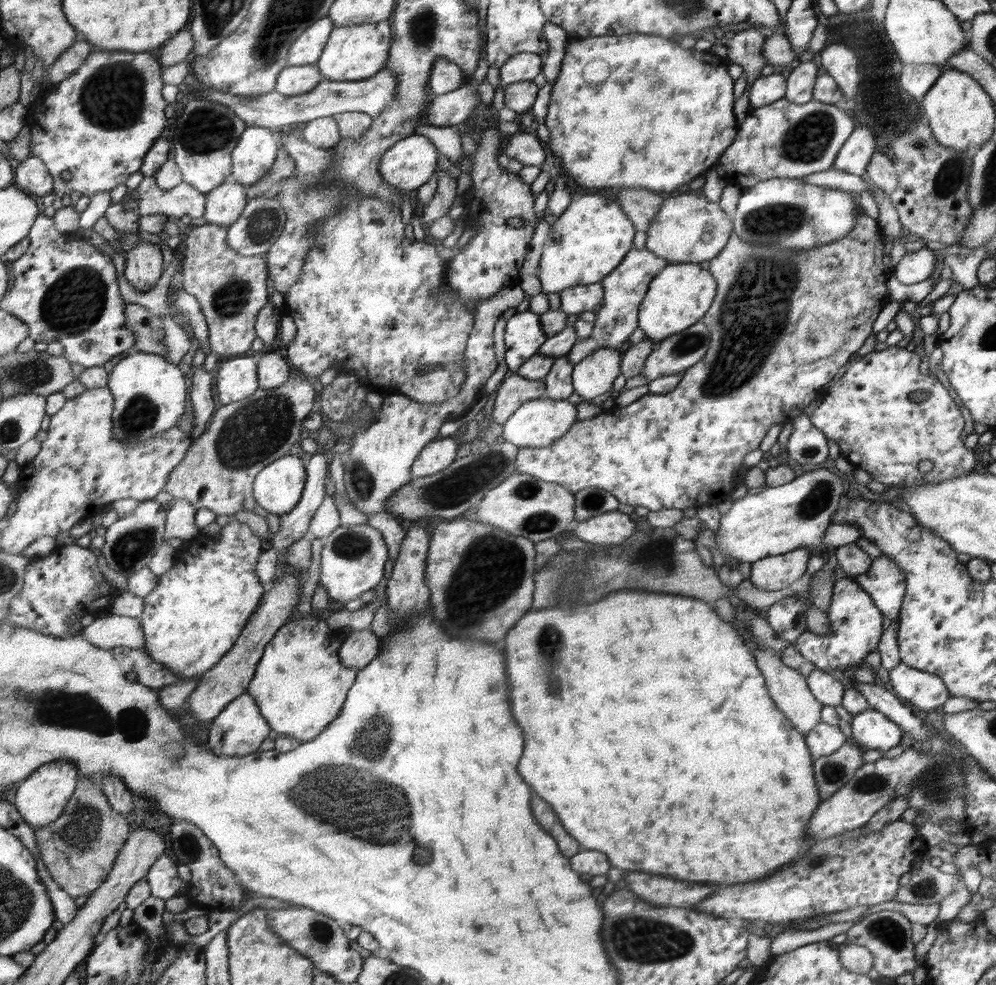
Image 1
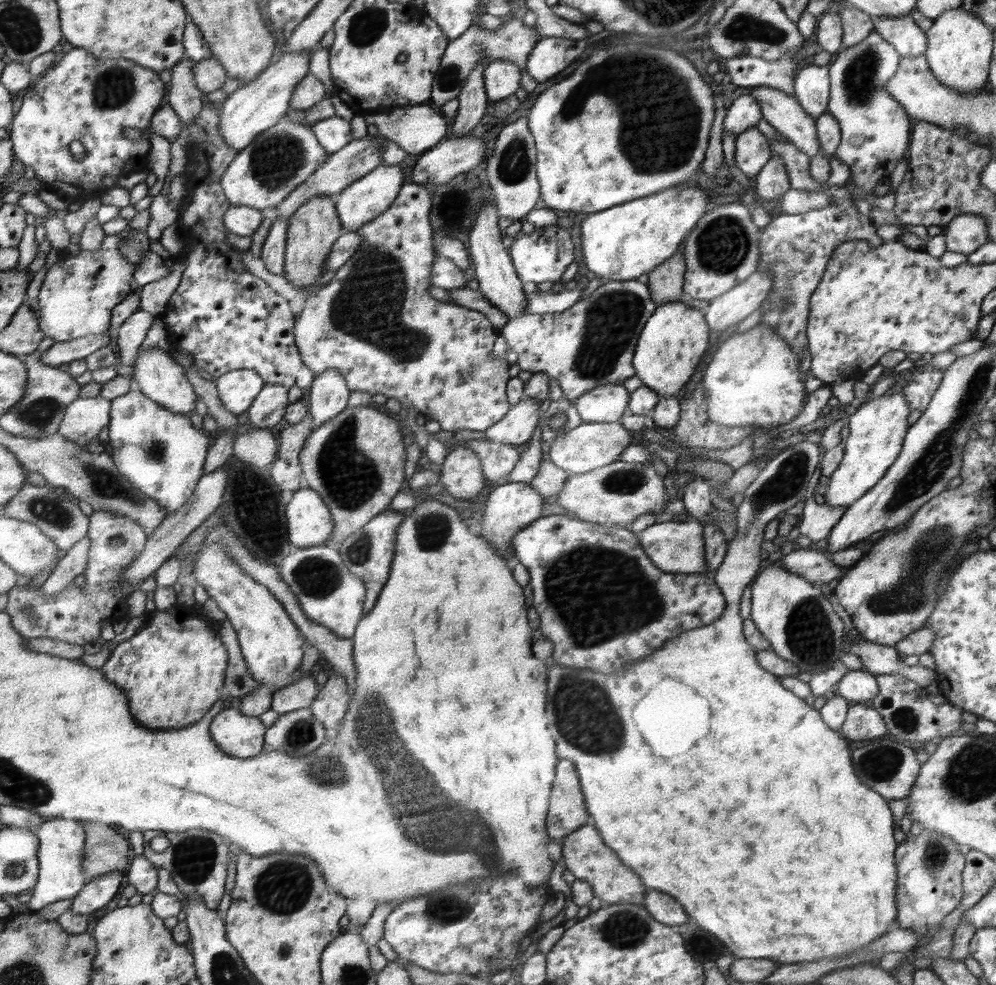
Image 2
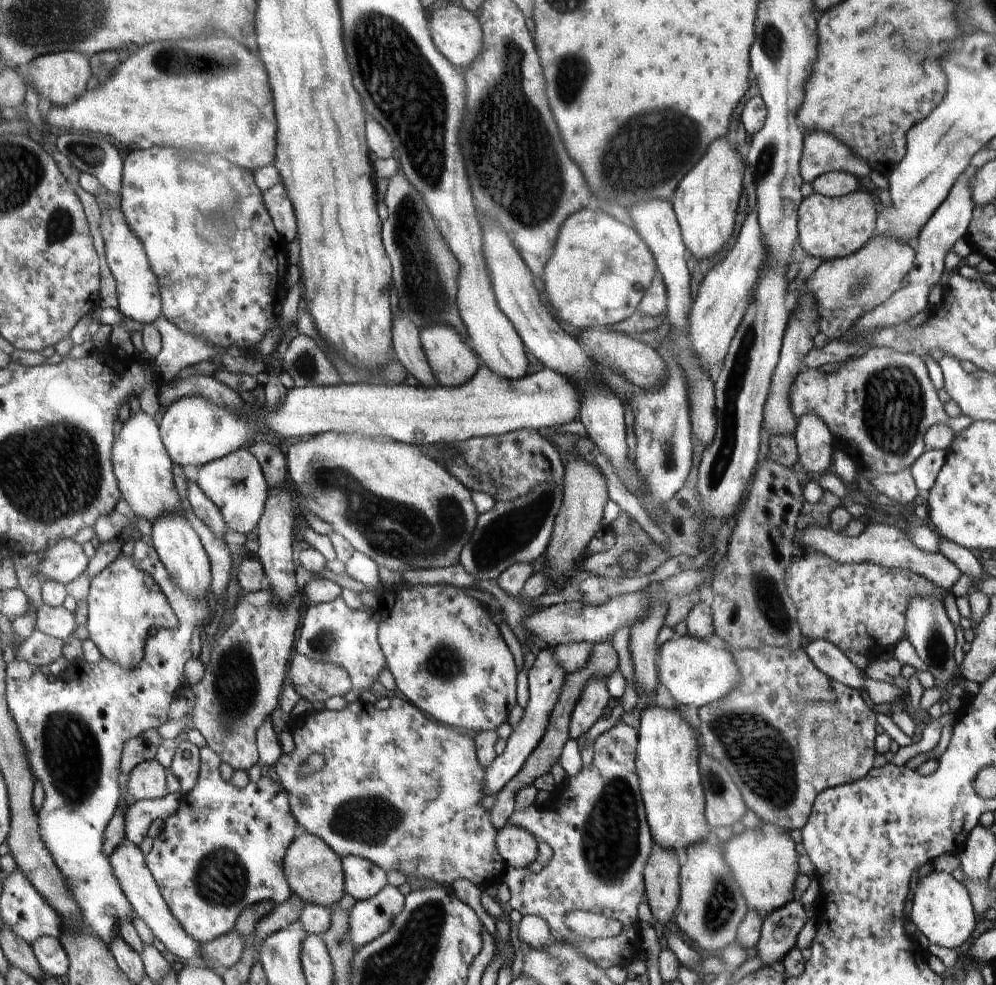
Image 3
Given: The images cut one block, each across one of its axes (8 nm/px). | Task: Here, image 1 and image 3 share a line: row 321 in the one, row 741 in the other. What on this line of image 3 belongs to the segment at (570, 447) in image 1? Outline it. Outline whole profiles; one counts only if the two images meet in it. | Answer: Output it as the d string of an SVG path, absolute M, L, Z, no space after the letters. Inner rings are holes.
M765 646L761 649L737 650L733 655L741 669L741 682L720 701L698 708L700 739L705 743L706 754L717 759L729 771L744 795L748 810L752 810L762 822L774 824L786 832L802 830L808 824L808 816L818 794L830 787L860 781L873 769L876 758L874 740L878 736L876 714L864 704L858 690L819 671L804 648L784 650ZM806 726L814 736L806 738L814 740L808 746L808 756L804 756L801 742L798 742Z

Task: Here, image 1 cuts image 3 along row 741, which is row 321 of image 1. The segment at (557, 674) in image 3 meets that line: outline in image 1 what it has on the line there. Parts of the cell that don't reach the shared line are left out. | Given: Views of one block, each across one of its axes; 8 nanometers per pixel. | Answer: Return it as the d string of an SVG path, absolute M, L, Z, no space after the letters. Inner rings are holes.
M529 310L516 312L507 320L504 342L506 346L505 361L512 372L538 353L542 344L546 343L546 335L542 331L540 315Z

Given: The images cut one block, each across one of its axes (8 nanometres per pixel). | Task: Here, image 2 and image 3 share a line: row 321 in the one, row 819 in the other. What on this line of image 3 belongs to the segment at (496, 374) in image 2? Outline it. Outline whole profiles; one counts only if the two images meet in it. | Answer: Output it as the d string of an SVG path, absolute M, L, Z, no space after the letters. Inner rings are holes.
M395 694L390 698L390 706L387 710L378 710L378 708L370 707L361 700L356 700L356 702L347 703L346 707L340 711L325 709L305 711L303 714L296 716L288 729L296 746L290 754L283 754L274 766L279 783L289 794L293 817L297 819L297 823L301 824L306 832L325 839L339 856L342 858L360 856L360 858L366 858L370 862L377 863L386 872L398 870L406 876L412 874L430 878L439 885L452 885L456 880L466 879L486 892L492 882L502 884L504 872L506 872L506 860L498 856L501 852L497 848L498 834L496 834L496 828L494 828L495 824L492 820L488 820L488 812L482 806L478 806L478 798L480 798L478 792L482 790L482 784L484 784L484 790L486 790L487 772L477 758L476 739L473 734L463 732L452 726L446 726L436 719L430 719L419 707L396 697ZM313 753L324 756L324 766L321 770L311 771L306 776L301 777L299 770L306 764L308 756Z

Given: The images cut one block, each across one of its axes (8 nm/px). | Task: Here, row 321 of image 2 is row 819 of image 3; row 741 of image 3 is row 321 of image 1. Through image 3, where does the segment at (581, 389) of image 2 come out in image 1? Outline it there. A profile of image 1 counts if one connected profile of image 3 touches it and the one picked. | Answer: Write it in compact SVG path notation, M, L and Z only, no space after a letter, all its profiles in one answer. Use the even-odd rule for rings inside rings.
M634 247L634 250L629 251L626 258L622 259L620 266L612 274L606 275L606 278L601 280L604 296L595 311L596 320L592 333L587 338L578 338L569 354L566 355L572 366L602 346L608 346L608 348L620 346L636 330L636 322L640 322L642 300L645 300L645 295L648 294L654 278L657 278L657 275L666 266L669 266L666 258L650 252L650 249L646 247L642 249Z

